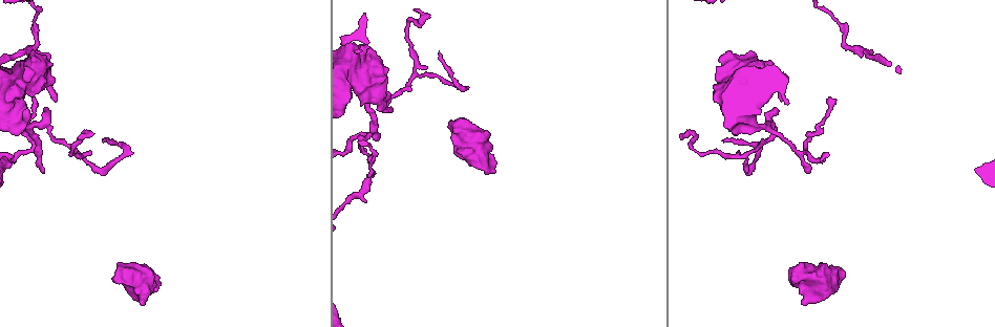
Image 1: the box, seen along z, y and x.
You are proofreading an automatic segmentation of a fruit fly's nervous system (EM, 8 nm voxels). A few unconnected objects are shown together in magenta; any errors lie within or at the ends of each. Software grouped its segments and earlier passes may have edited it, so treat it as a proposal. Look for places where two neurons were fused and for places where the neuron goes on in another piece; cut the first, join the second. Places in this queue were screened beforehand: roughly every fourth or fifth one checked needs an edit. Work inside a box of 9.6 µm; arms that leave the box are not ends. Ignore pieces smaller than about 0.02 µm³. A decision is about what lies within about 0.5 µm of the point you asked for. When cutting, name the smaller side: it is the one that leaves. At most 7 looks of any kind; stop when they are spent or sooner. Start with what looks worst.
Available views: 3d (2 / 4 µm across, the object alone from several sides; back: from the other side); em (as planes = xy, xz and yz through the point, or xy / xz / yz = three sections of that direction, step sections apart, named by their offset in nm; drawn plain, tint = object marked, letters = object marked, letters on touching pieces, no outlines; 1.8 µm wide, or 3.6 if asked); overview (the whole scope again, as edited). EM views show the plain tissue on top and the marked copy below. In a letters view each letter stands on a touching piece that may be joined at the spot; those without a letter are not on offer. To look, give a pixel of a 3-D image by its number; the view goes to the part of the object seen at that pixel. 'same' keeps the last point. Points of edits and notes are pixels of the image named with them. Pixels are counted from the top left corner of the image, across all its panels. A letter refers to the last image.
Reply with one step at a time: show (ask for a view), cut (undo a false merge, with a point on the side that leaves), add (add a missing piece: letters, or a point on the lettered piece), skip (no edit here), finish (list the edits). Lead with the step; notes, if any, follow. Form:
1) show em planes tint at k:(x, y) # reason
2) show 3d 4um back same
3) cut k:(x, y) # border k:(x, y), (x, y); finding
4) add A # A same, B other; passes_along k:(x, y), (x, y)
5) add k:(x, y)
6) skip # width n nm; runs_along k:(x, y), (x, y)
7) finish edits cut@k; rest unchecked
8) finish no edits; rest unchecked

show 3d 2um back at 1:(30, 126) # sharp bend

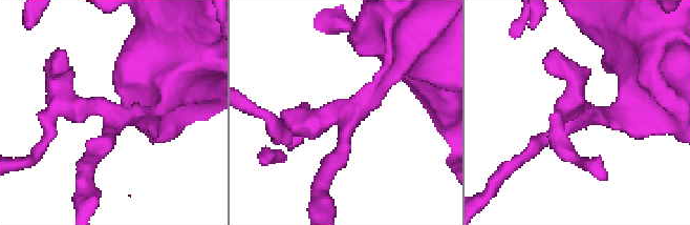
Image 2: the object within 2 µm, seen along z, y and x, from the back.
show em planes tint at 2:(119, 115) # now the EM

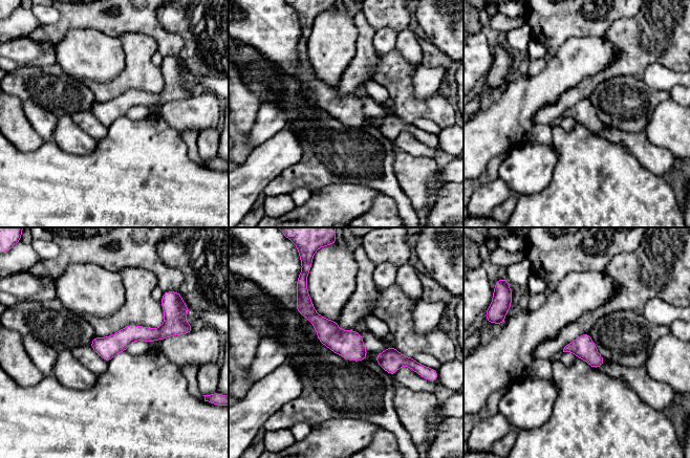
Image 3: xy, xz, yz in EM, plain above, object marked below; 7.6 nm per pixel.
show em planes letters same

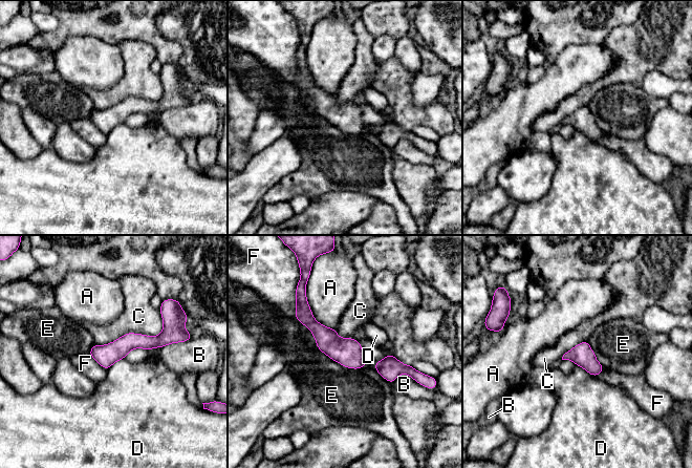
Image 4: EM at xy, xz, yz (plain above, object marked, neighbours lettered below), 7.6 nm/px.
skip # width 170 nm; A other, B other, C other, D other, E other, F other; runs_along 4:(305, 304), (305, 317), (362, 364); continuous, no second neuron

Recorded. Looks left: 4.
show em xy step 8 tint at 1:(438, 75) # abrupt turn

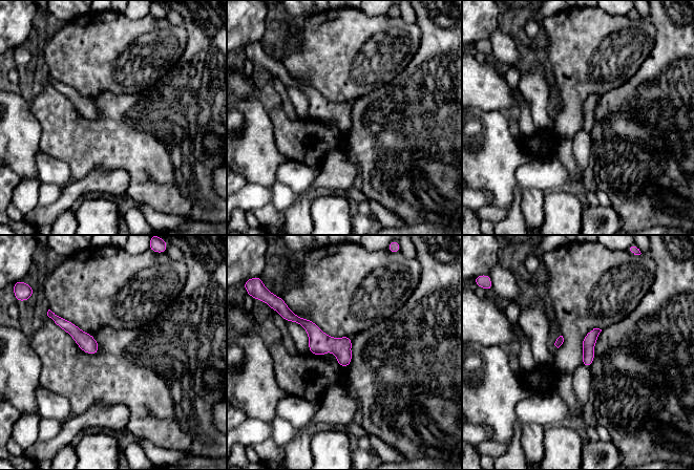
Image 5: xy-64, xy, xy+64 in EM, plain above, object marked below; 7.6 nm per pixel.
show em planes letters same

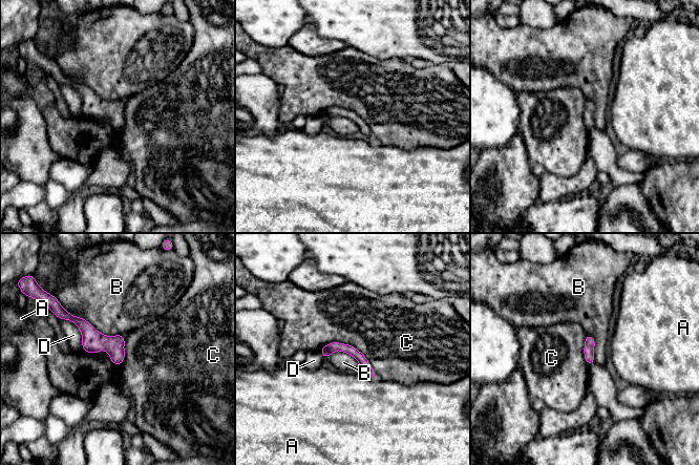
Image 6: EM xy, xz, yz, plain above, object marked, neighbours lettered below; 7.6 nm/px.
skip # A other, B other, C other, D other; runs_along 6:(66, 315), (78, 320), (121, 359); continuous, no second neuron

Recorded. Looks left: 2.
show em xz step 8 letters at 1:(369, 157)

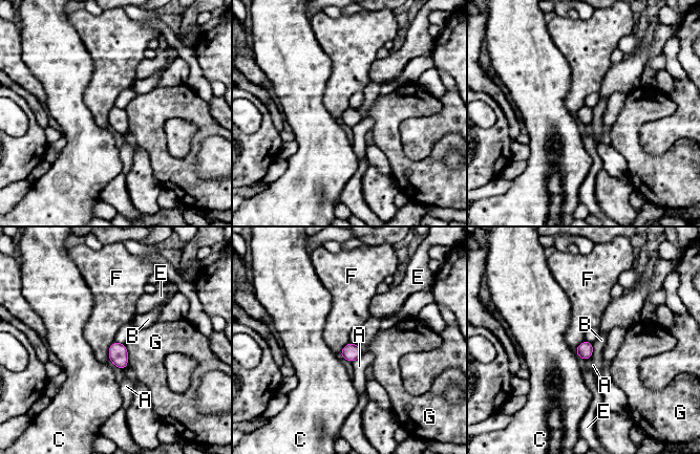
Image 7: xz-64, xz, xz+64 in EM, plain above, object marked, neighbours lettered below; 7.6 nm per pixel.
skip # longest_contact G 180 nm; A other, B other, C other, E other, F other, G other; border 7:(114, 341), (109, 346), (108, 360); no lettered piece goes on from it

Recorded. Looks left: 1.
finish no edits; rest unchecked

